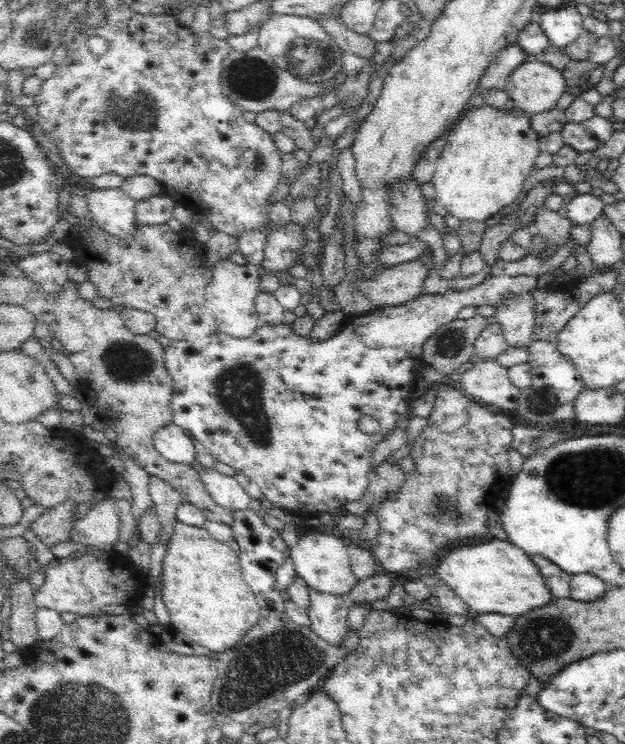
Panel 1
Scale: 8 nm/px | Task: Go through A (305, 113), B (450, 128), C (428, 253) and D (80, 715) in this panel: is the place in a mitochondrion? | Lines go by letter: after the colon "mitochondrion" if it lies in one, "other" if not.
A: other
B: other
C: other
D: mitochondrion

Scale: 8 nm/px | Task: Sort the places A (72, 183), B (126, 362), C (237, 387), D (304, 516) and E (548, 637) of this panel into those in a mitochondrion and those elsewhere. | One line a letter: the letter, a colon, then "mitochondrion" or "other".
A: other
B: mitochondrion
C: mitochondrion
D: other
E: mitochondrion

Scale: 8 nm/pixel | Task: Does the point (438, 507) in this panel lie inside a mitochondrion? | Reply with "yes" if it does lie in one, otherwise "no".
yes

